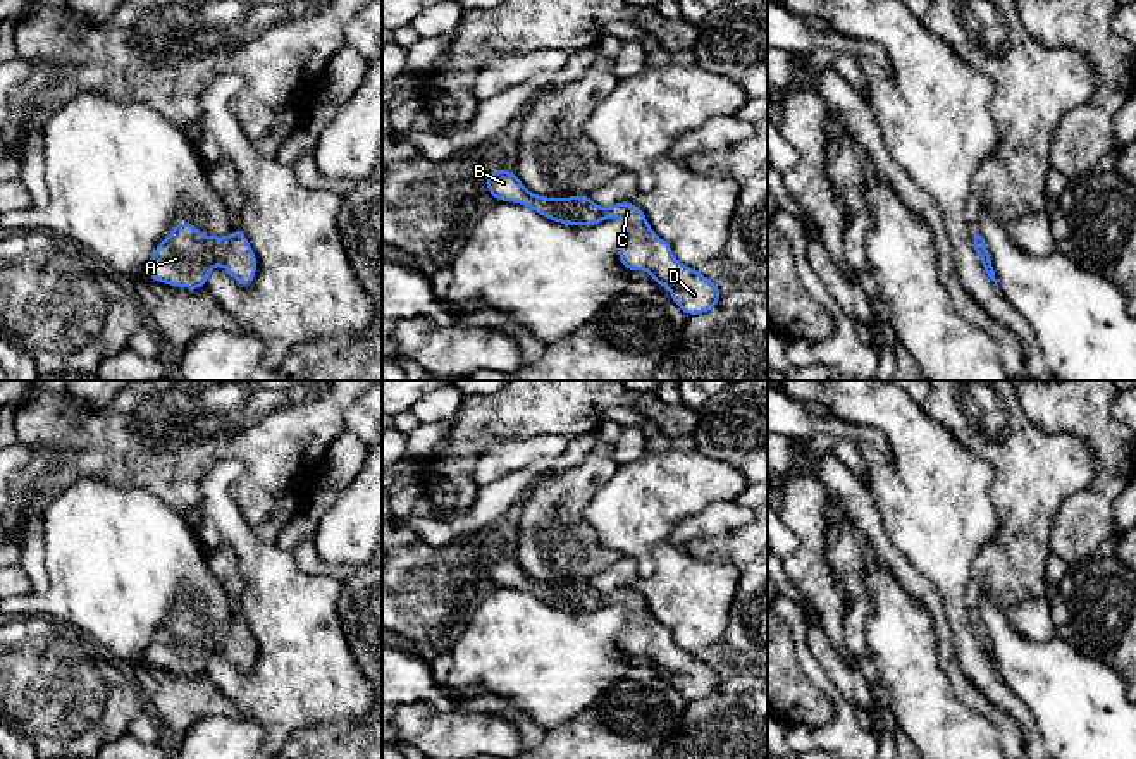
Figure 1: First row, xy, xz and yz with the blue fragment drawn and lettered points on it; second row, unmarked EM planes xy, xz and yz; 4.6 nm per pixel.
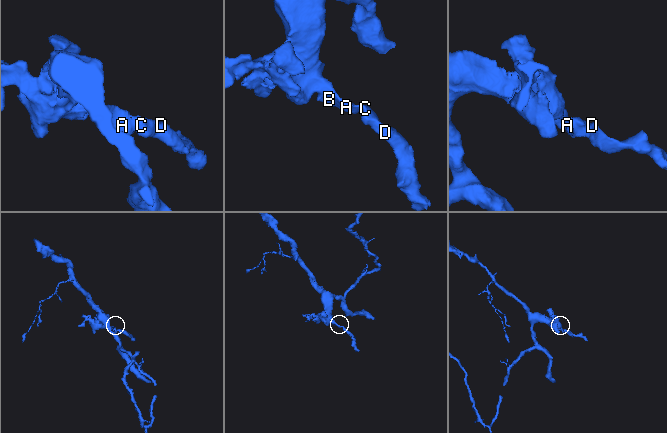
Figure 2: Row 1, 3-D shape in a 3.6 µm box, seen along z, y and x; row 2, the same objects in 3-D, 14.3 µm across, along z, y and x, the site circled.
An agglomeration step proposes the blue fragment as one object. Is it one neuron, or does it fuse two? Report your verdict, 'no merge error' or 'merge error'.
no merge error

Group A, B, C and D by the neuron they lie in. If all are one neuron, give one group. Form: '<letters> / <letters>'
A B C D

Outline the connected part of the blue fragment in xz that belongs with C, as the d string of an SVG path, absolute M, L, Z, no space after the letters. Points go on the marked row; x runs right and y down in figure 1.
M511 170L487 172L485 179L494 200L527 205L559 224L587 227L611 217L623 219L625 238L620 246L620 262L627 270L647 270L656 284L671 289L670 298L688 317L718 306L723 291L695 268L680 263L671 246L649 227L645 213L637 205L620 201L602 208L585 194L570 198L532 194Z

